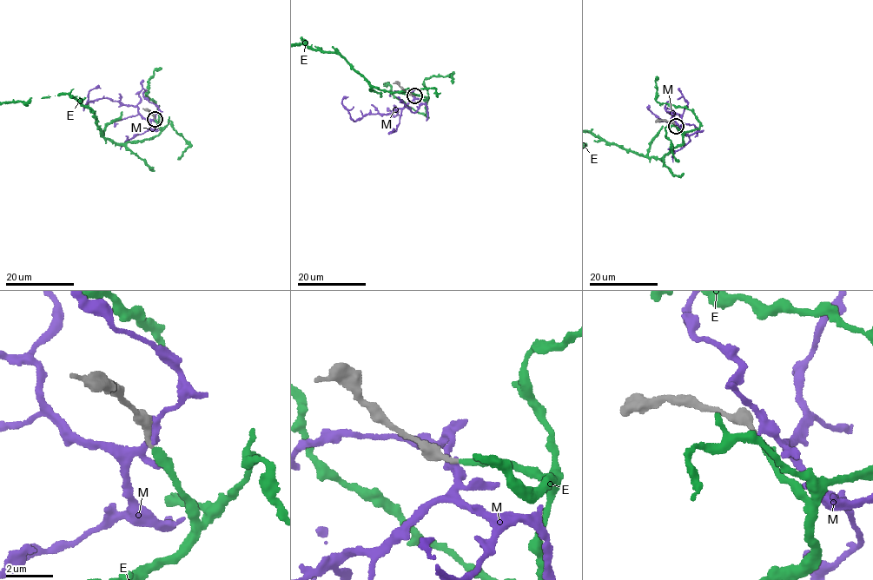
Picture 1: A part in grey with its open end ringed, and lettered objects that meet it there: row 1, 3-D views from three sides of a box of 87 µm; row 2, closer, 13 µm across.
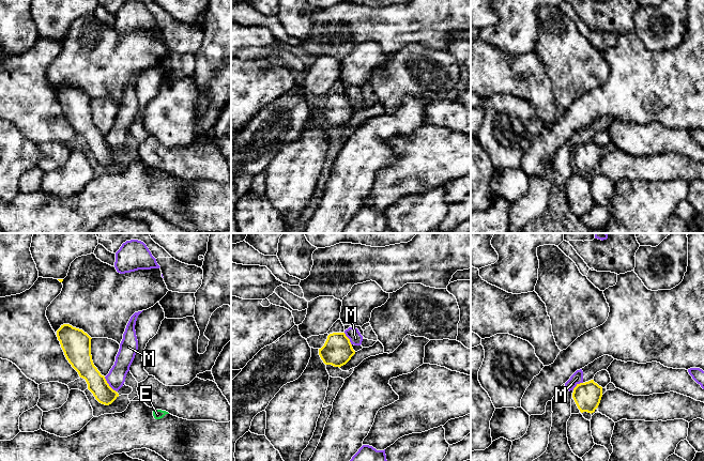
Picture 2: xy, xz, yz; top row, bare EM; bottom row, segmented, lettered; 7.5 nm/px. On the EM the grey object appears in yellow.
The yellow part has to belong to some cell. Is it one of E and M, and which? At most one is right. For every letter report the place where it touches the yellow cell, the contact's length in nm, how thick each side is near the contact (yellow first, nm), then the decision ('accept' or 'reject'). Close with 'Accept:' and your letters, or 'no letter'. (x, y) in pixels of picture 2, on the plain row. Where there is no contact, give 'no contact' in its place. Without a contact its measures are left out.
E: no contact; accept
M: contact xy (108, 144); length 150 nm; calibres 150 and 140 nm; reject
Accept: E

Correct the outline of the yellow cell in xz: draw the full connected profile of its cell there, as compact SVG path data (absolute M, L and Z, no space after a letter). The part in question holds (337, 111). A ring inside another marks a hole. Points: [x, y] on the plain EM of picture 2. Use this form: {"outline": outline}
{"outline": "M333 93L327 96L324 106L319 109L319 116L325 125L341 127L355 114L350 99L345 93Z"}

